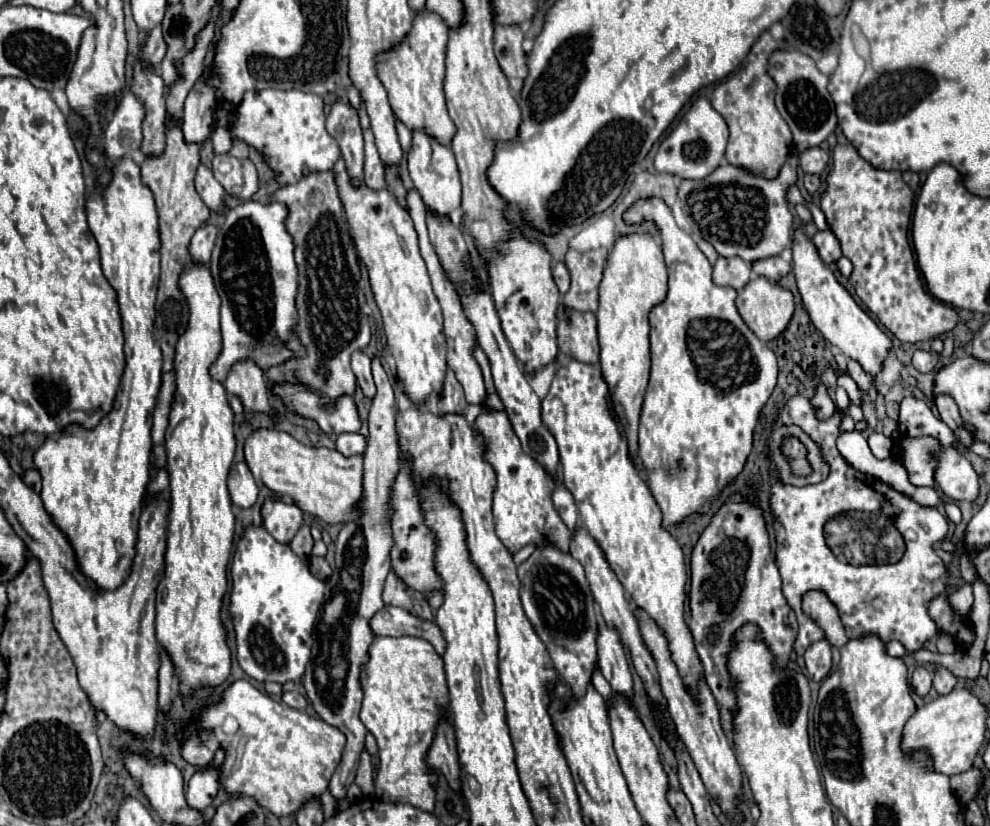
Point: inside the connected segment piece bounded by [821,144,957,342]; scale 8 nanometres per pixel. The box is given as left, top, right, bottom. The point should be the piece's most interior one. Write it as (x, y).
(869, 210)

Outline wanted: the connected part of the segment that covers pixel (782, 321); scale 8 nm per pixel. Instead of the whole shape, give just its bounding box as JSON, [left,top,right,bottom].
[737,276,793,340]

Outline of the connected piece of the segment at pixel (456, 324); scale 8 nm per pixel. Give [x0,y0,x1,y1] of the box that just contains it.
[407,188,485,404]

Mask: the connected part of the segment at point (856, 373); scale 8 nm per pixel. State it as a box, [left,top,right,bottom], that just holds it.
[847,360,871,392]

